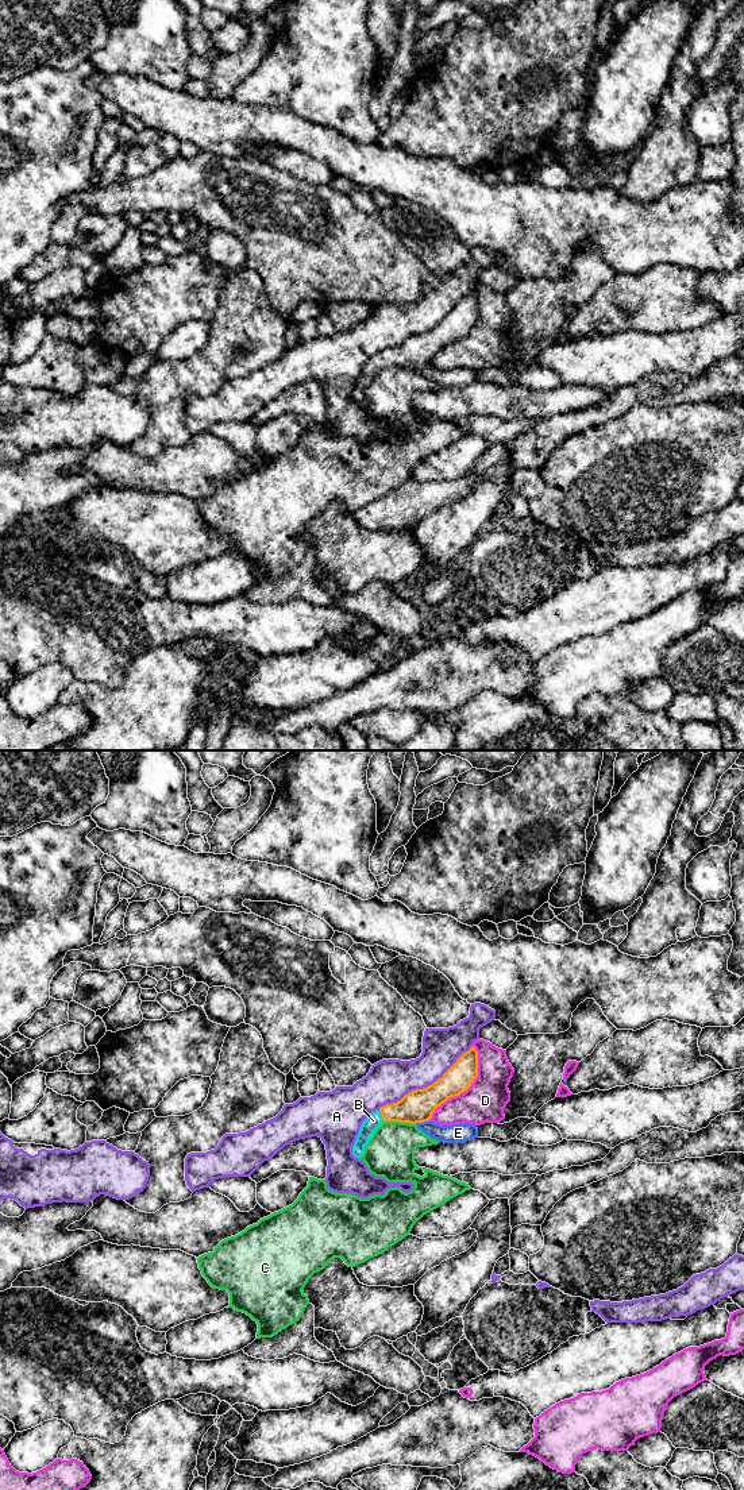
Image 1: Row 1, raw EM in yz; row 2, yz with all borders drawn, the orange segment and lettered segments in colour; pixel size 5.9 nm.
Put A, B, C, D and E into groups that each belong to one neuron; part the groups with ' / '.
A / B / C / D / E

